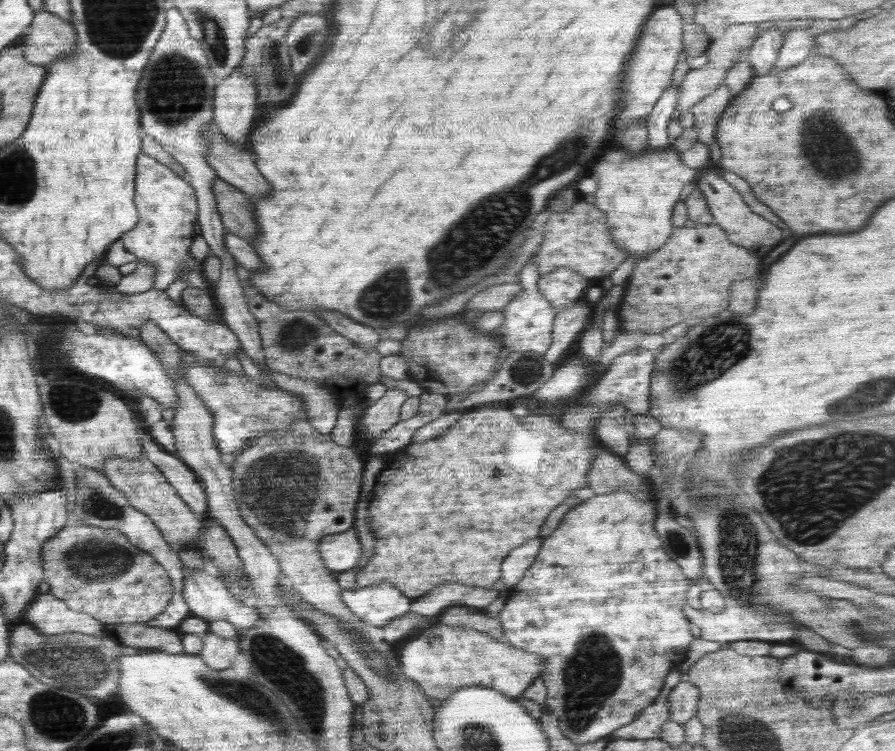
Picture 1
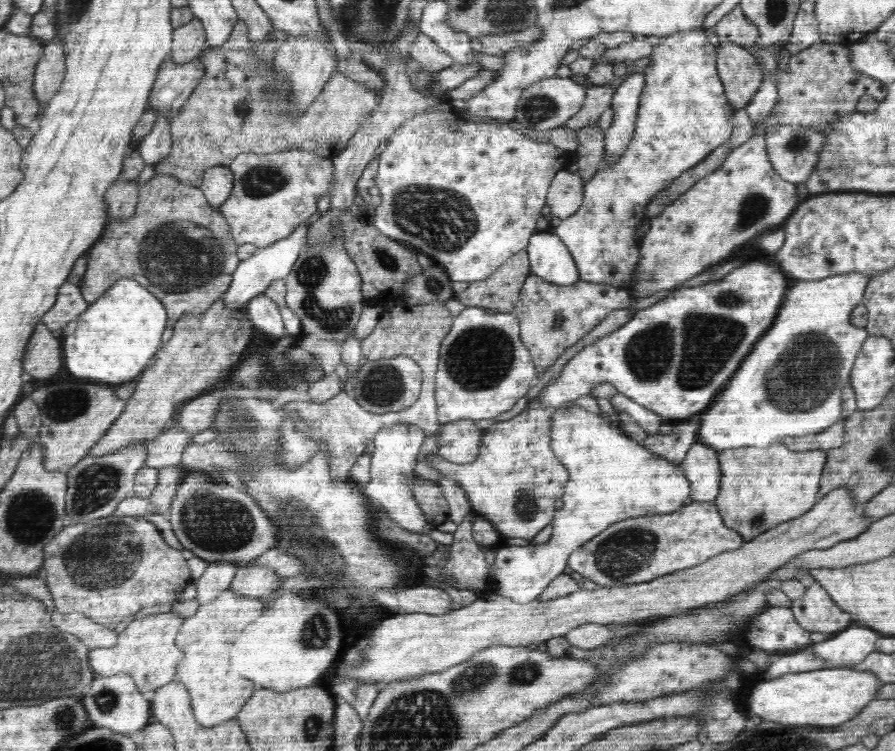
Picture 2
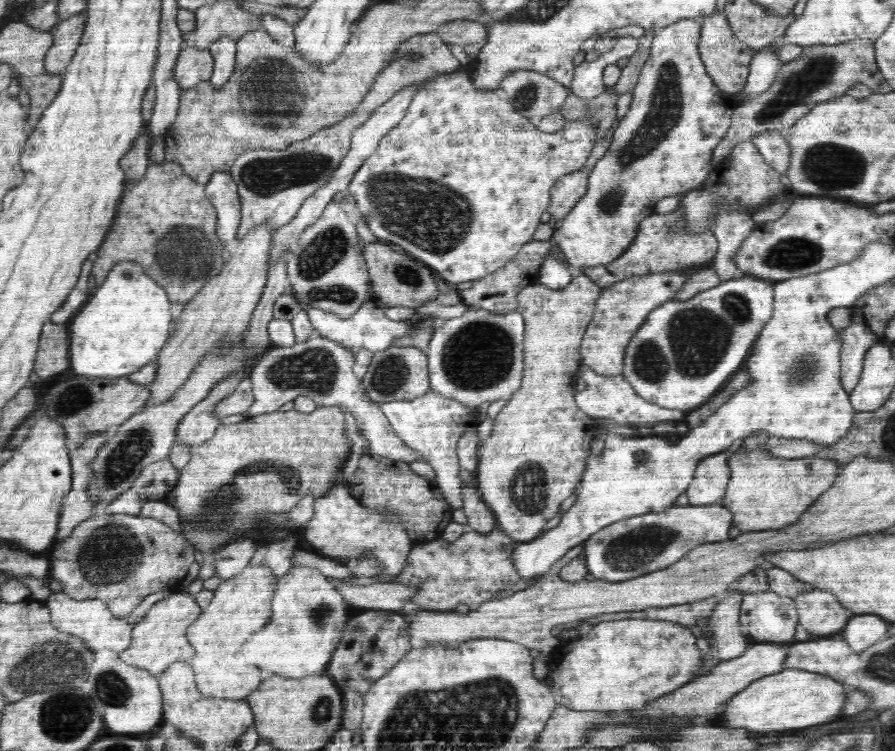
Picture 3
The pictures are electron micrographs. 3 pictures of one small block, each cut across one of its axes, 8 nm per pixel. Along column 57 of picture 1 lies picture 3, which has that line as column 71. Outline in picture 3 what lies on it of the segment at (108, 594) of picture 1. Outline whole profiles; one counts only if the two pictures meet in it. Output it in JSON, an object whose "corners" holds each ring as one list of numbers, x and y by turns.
{"corners":[[103,511,97,513,94,517,88,518,82,524,76,526,70,537,64,538,63,541,59,541,58,545,48,555,52,563,52,580,60,582,62,586,62,592,68,594,68,596,75,598,76,600,84,599,100,599,100,601,107,603,108,609,112,611,112,614,116,618,126,618,129,614,142,602,142,599,148,594,154,594,160,590,178,590,181,589,180,582,188,574,189,565,194,564,194,545,190,544,179,531,175,531,167,524,156,520,155,518,146,518,141,514,138,516,130,514,105,514]]}

